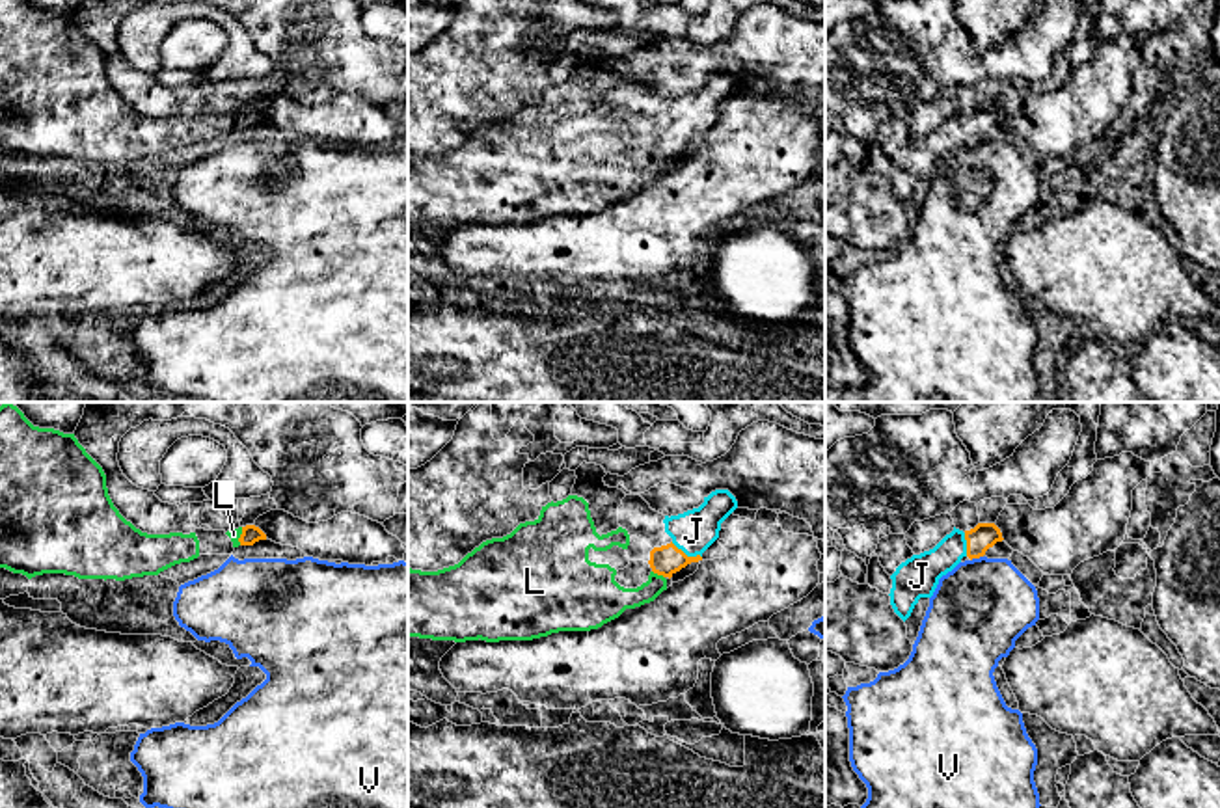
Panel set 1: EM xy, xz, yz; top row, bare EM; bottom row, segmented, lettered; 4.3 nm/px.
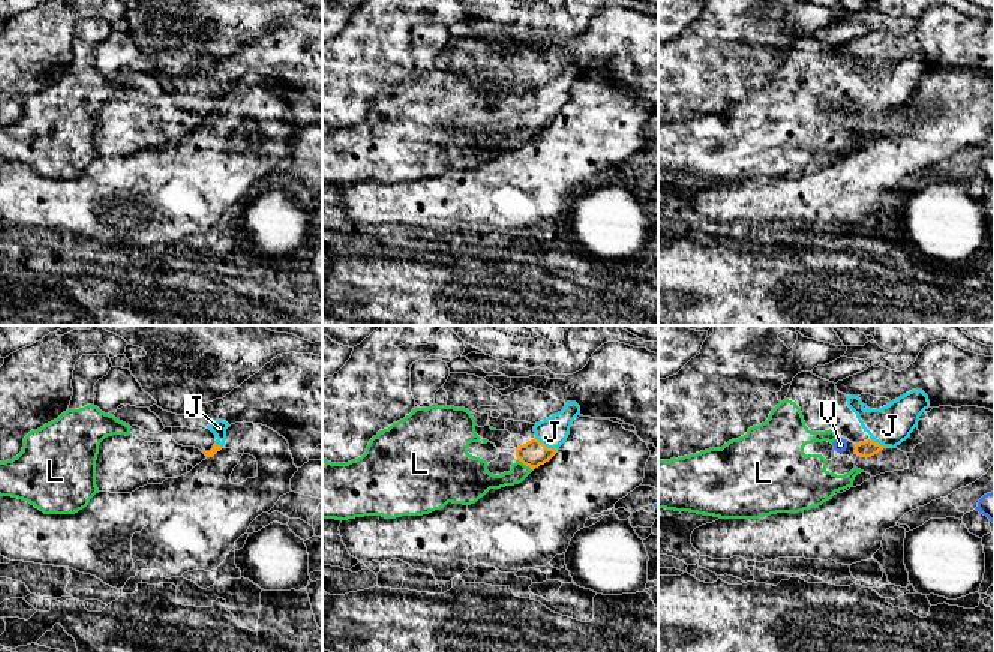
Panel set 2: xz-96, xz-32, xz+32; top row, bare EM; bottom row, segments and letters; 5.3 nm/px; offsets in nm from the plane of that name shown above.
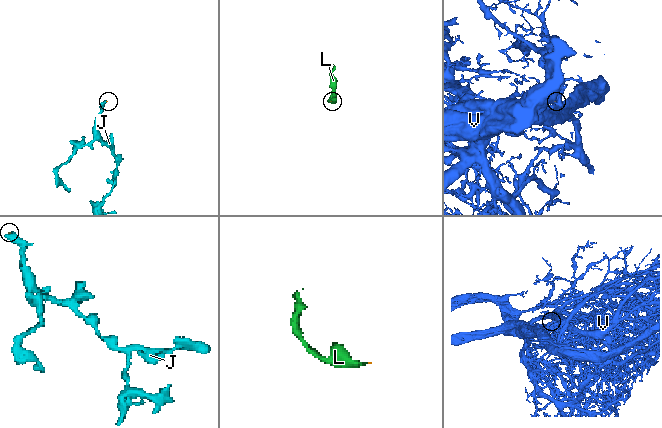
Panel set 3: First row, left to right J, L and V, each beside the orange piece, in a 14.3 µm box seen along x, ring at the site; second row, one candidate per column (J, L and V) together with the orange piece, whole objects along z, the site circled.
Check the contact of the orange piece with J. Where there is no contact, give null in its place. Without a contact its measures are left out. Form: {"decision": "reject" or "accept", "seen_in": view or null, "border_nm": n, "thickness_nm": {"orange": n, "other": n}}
{"decision": "accept", "seen_in": "xz", "border_nm": 150, "thickness_nm": {"orange": 130, "other": 190}}

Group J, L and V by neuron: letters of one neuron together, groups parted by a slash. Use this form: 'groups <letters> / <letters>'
groups J L / V

